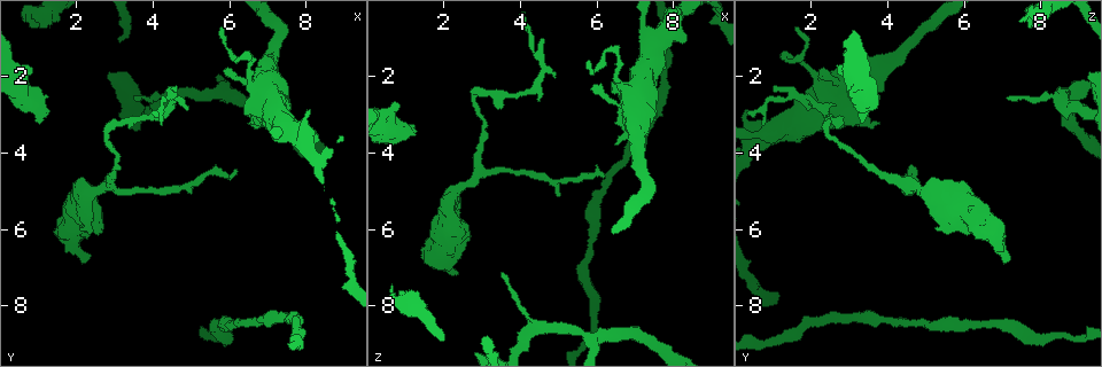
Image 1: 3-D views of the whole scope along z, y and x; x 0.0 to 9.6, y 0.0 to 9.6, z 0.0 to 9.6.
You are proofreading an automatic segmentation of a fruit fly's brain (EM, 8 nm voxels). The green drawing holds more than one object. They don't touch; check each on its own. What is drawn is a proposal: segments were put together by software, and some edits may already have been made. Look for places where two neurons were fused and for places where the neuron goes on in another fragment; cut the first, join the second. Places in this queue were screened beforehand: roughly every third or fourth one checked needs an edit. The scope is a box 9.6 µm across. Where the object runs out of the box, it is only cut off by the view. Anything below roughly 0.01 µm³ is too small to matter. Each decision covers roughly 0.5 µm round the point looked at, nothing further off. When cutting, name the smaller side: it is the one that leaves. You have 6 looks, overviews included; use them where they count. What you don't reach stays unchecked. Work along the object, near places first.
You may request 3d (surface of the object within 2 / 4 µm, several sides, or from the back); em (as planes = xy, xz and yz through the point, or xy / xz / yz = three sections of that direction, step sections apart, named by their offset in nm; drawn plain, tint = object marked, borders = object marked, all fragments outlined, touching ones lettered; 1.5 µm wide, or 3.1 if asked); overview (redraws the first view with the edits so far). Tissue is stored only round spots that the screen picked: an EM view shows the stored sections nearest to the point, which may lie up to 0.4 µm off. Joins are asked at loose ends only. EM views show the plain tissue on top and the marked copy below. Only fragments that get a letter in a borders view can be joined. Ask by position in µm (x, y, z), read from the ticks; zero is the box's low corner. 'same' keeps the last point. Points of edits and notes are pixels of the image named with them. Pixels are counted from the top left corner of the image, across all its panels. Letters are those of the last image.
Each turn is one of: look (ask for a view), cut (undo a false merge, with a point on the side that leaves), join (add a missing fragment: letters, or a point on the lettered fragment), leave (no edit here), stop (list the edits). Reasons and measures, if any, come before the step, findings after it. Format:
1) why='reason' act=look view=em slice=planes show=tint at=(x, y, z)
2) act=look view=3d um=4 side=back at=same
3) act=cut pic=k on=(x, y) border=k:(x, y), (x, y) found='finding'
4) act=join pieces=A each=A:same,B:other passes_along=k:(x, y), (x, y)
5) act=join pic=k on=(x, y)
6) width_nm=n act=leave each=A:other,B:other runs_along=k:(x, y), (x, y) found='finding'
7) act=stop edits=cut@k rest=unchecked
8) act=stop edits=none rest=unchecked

why='stops while still wide' act=look view=em slice=xy step=4 show=borders at=(1.05, 3.20, 3.30)

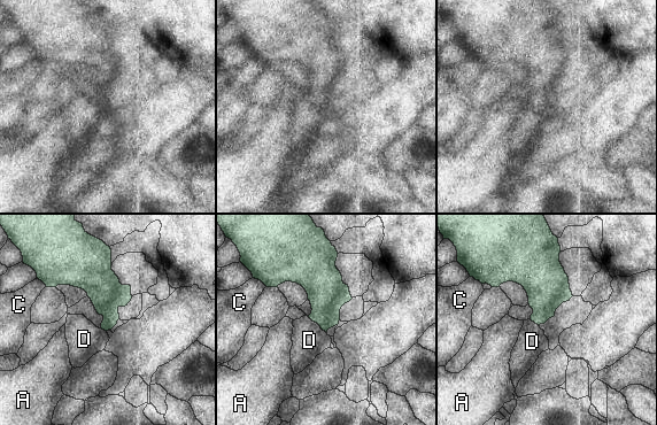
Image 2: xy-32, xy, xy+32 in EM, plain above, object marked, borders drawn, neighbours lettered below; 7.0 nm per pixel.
act=look view=em slice=planes show=borders at=same

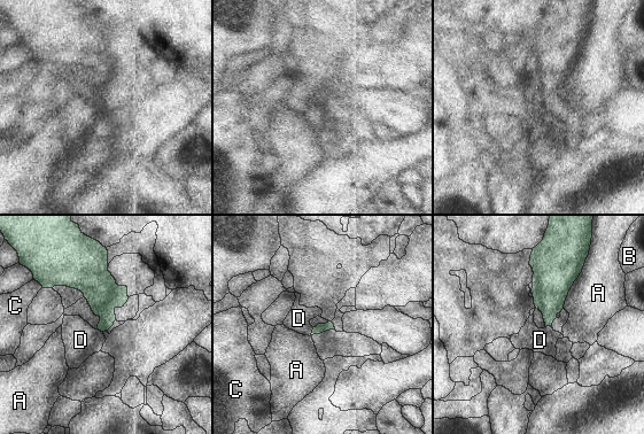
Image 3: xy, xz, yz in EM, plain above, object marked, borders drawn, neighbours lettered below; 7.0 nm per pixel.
act=leave each=A:other,B:other,C:other,D:other border=3:(313, 327), (310, 334) found='none of them fits'

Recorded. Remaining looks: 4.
why='branch stops here' act=look view=3d um=4 at=(4.60, 2.30, 1.00)

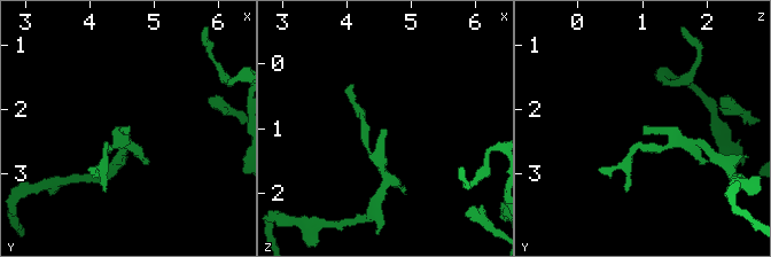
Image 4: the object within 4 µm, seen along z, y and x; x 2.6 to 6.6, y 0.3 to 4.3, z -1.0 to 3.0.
act=look view=em slice=planes show=borders at=(4.65, 2.30, 1.05)

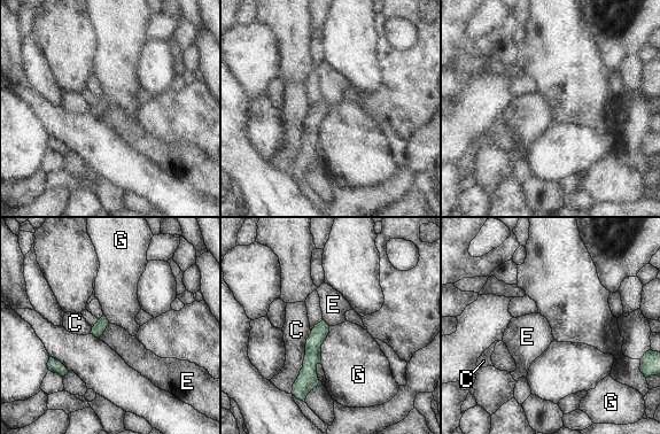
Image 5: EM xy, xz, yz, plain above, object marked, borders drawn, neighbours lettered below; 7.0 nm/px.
width_nm=90 act=leave each=C:other,E:other,G:other runs_along=5:(323, 324), (313, 342), (304, 390) found='none of them fits'

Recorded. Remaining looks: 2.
act=stop edits=none rest=unchecked

